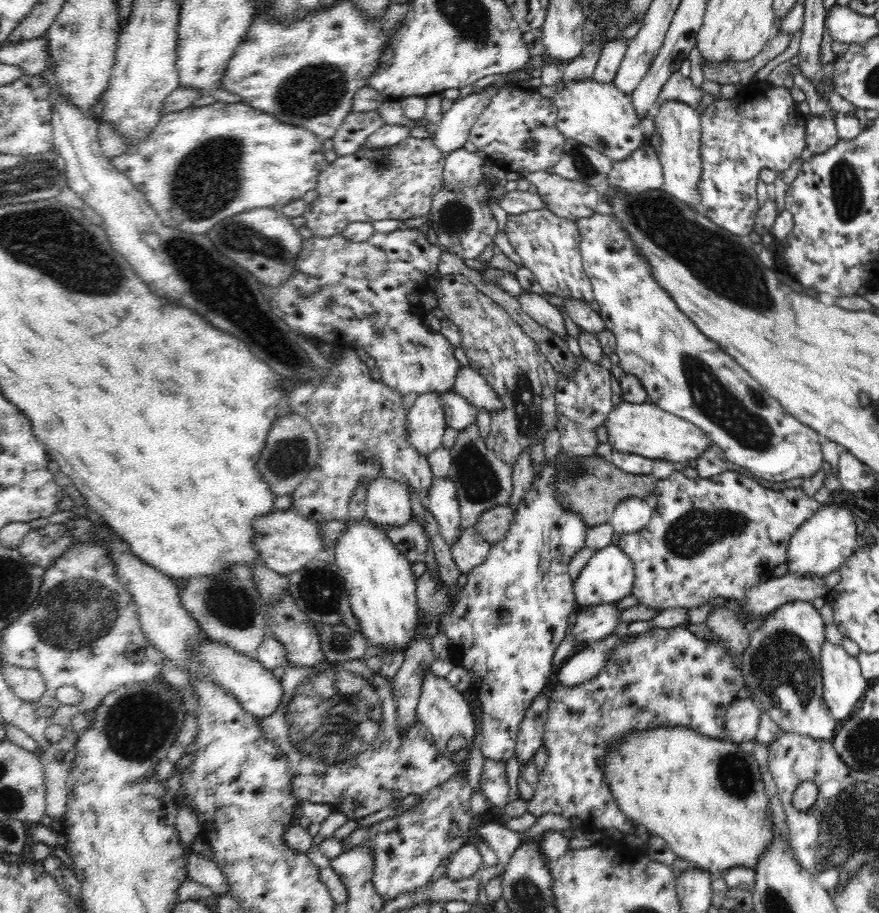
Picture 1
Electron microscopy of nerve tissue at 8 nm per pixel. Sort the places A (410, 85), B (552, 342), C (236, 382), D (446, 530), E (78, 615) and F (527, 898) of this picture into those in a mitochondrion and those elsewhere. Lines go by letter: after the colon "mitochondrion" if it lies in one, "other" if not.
A: other
B: other
C: other
D: other
E: mitochondrion
F: mitochondrion

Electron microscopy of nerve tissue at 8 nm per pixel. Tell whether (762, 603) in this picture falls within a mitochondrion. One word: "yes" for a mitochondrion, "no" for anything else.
no

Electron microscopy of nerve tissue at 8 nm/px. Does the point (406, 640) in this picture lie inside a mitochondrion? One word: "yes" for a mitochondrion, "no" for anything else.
no

